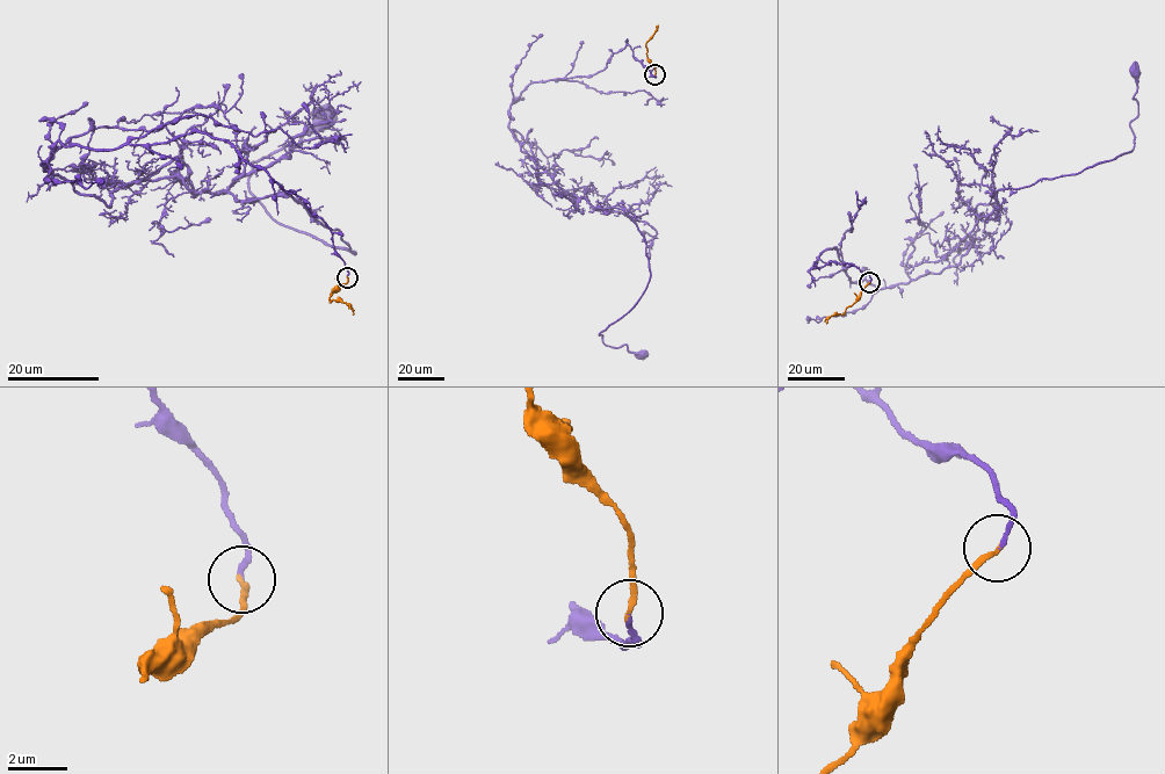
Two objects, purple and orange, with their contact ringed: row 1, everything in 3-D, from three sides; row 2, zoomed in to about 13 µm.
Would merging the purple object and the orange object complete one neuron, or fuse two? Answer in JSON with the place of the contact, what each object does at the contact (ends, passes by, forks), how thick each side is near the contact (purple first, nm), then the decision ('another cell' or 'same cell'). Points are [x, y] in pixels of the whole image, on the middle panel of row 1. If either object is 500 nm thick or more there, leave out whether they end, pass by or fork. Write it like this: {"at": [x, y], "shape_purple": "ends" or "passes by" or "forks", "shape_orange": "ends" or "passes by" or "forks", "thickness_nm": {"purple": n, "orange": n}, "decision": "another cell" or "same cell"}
{"at": [655, 74], "shape_purple": "ends", "shape_orange": "ends", "thickness_nm": {"purple": 130, "orange": 190}, "decision": "same cell"}

